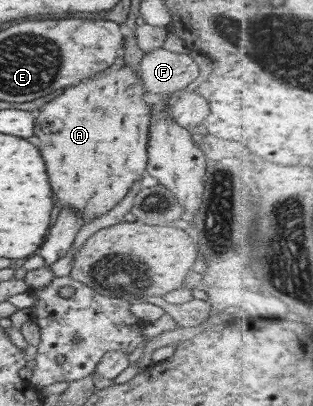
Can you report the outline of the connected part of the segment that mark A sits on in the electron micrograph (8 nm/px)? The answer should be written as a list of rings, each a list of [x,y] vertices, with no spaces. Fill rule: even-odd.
[[[120,59],[111,67],[108,67],[105,71],[97,72],[96,75],[92,75],[88,80],[84,82],[78,82],[70,88],[66,88],[62,94],[58,94],[56,98],[52,98],[50,102],[46,102],[40,106],[40,110],[35,112],[33,135],[38,137],[40,144],[38,144],[38,150],[40,150],[40,156],[44,160],[44,166],[46,166],[46,172],[48,172],[48,182],[50,182],[50,188],[54,192],[54,200],[56,204],[62,208],[72,208],[80,214],[80,220],[82,225],[87,224],[96,217],[99,217],[105,212],[108,212],[118,200],[122,200],[124,194],[126,194],[126,188],[132,186],[132,182],[136,179],[142,178],[145,175],[145,166],[147,163],[147,142],[149,137],[149,108],[148,101],[143,98],[144,90],[138,87],[138,80],[136,79],[135,70],[130,66],[124,65]]]

